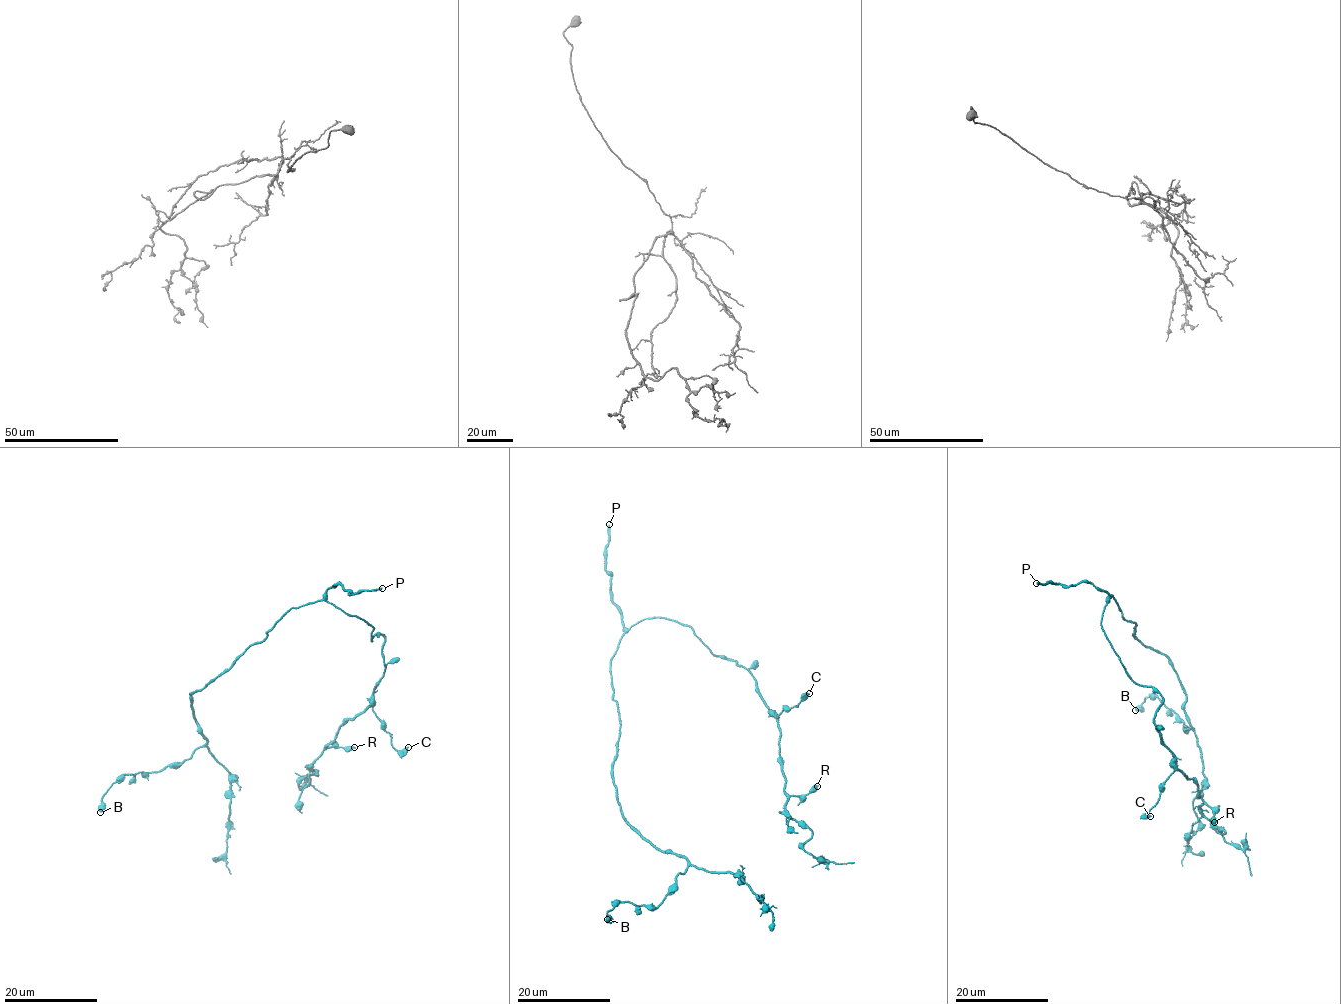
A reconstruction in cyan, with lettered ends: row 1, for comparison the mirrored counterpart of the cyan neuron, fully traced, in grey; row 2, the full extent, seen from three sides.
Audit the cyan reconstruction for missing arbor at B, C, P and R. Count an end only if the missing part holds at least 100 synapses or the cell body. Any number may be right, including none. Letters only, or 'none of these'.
P

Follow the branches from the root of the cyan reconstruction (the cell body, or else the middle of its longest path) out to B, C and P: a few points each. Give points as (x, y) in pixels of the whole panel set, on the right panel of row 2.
B: (1108, 598), (1136, 624), (1134, 638), (1168, 659), (1193, 729), (1184, 730), (1154, 694), (1135, 710)
C: (1108, 598), (1101, 622), (1107, 640), (1127, 676), (1161, 696), (1155, 729), (1174, 759), (1174, 770), (1150, 816)
P: (1108, 598), (1108, 593), (1083, 581), (1066, 586), (1036, 583)

